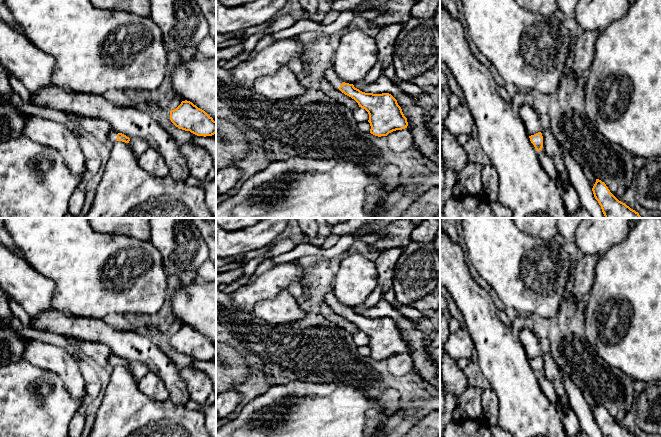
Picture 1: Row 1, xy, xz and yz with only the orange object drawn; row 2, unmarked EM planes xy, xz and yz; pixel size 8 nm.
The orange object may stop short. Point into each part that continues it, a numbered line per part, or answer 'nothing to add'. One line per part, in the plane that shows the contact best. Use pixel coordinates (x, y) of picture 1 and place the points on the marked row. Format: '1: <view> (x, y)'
1: xy (112, 136)

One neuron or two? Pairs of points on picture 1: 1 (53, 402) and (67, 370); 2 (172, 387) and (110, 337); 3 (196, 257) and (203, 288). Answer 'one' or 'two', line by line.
1: two
2: one
3: two

